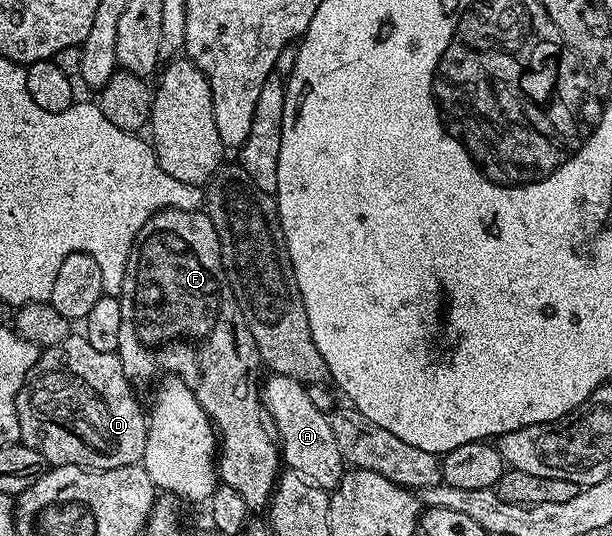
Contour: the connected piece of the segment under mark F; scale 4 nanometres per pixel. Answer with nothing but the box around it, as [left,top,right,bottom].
[118,207,282,512]

